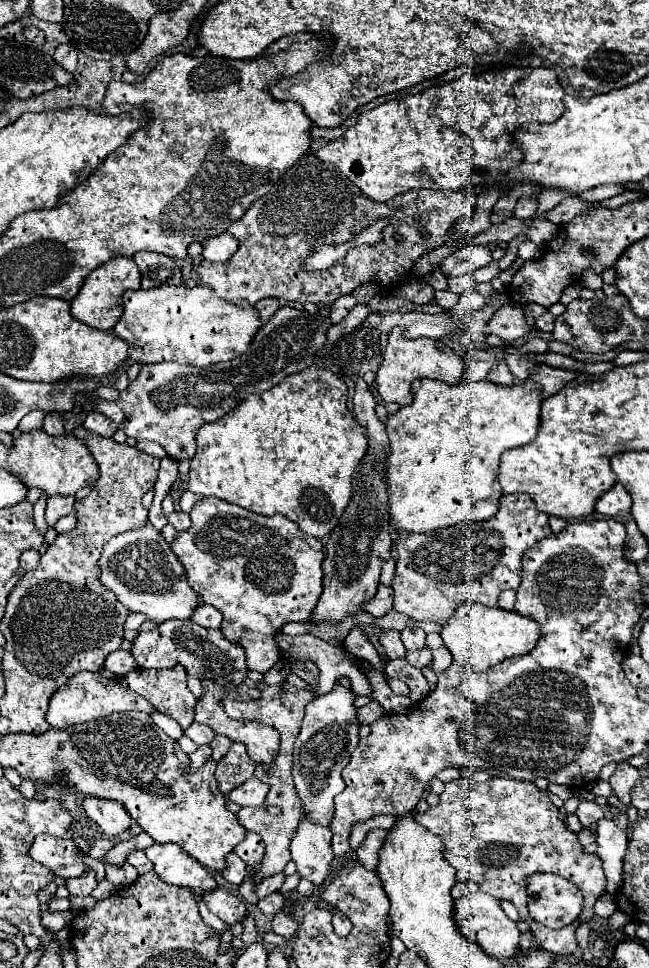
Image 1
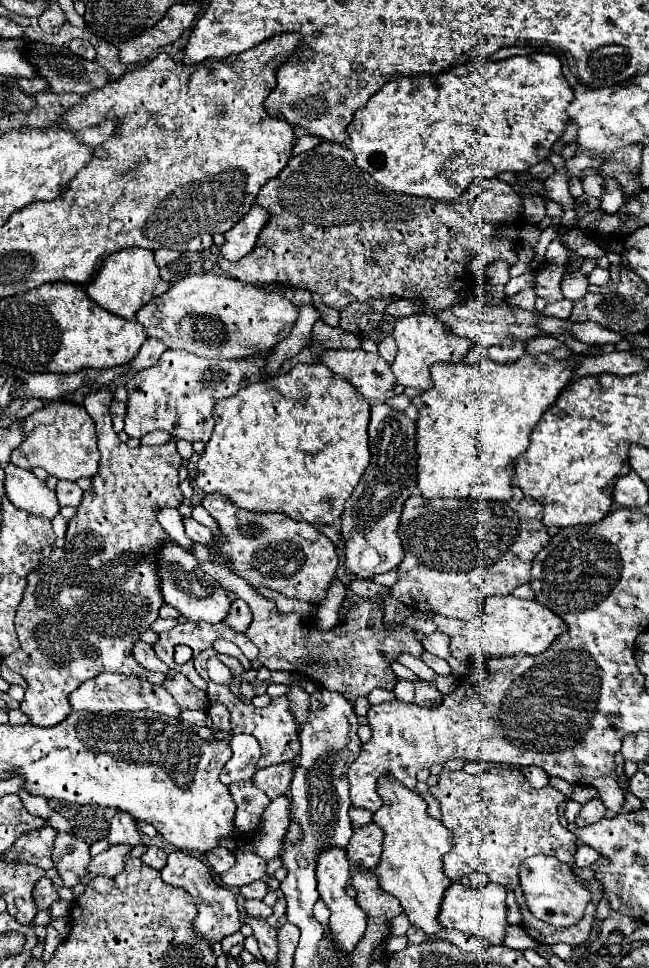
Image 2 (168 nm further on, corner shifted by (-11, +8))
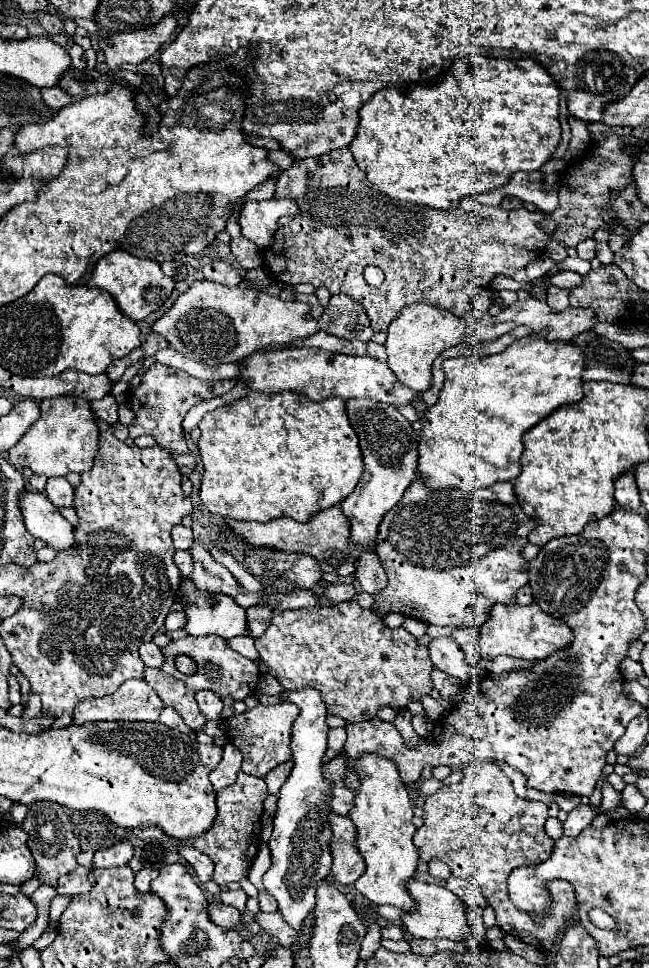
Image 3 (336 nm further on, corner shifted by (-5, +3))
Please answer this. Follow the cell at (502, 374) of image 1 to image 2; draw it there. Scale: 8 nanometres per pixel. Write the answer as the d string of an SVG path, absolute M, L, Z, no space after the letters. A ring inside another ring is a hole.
M508 342L508 344L500 344L500 346L492 346L488 350L490 360L494 360L496 364L512 364L516 360L520 360L520 356L524 356L524 344L522 342Z

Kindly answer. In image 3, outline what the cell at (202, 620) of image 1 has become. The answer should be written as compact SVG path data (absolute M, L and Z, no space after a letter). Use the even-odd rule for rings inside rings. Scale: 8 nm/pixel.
M248 607L248 629L254 637L264 635L266 627L270 627L270 619L272 619L272 609L270 607Z

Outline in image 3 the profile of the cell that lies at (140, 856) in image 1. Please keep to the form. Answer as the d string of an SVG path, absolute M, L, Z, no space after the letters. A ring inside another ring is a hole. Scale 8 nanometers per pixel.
M144 867L140 873L136 873L136 879L134 879L134 887L140 891L140 893L148 893L150 891L150 881L152 877L156 875L154 869L148 869Z

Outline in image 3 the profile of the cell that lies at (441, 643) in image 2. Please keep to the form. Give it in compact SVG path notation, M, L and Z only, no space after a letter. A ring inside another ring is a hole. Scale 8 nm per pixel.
M438 637L428 647L430 647L432 663L446 675L464 682L484 676L480 669L466 663L466 657L462 657L460 645L452 637Z

